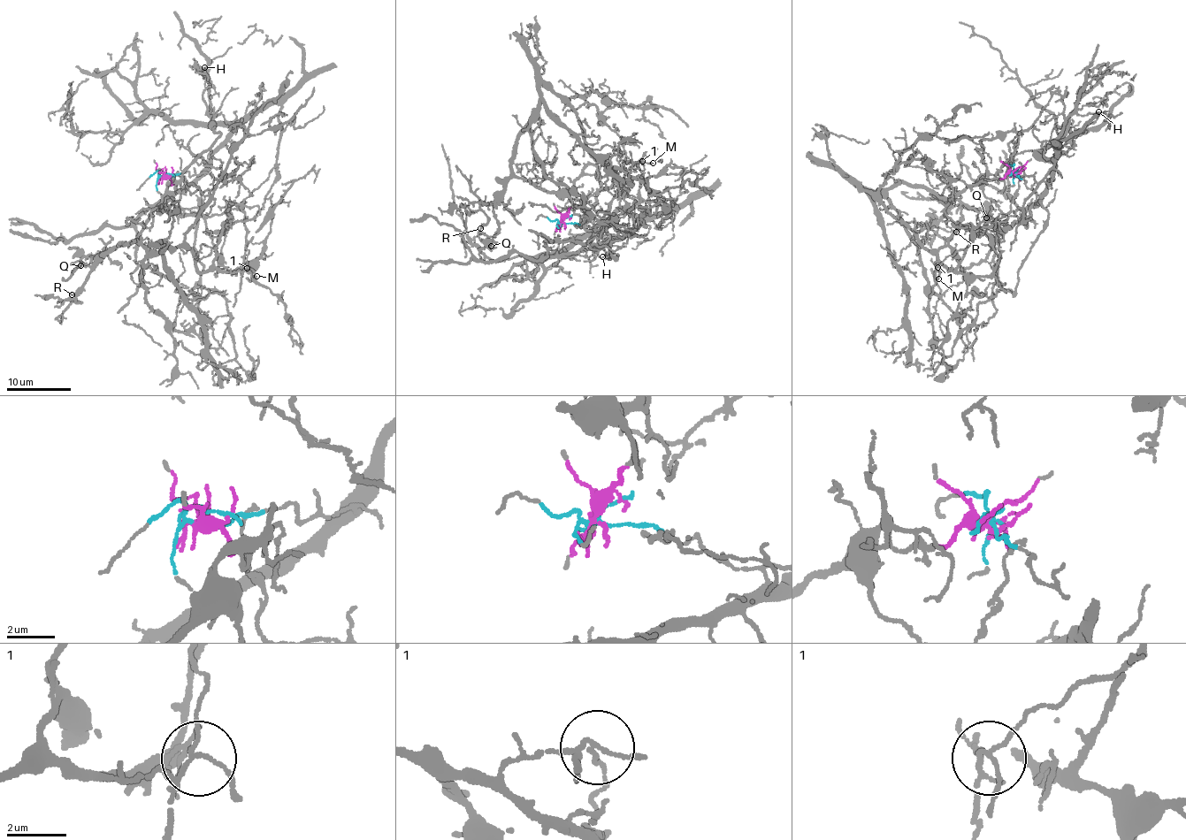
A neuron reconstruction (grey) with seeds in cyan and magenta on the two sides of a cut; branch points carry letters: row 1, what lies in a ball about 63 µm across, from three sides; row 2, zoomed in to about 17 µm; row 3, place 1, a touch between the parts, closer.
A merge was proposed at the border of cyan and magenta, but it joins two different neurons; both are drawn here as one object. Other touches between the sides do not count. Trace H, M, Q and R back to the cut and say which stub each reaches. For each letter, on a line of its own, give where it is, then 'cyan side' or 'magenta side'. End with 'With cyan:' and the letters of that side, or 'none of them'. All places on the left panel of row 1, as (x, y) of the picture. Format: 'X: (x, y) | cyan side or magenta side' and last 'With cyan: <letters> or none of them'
H: (204, 67) | cyan side
M: (256, 276) | magenta side
Q: (80, 265) | magenta side
R: (72, 294) | magenta side
With cyan: H

